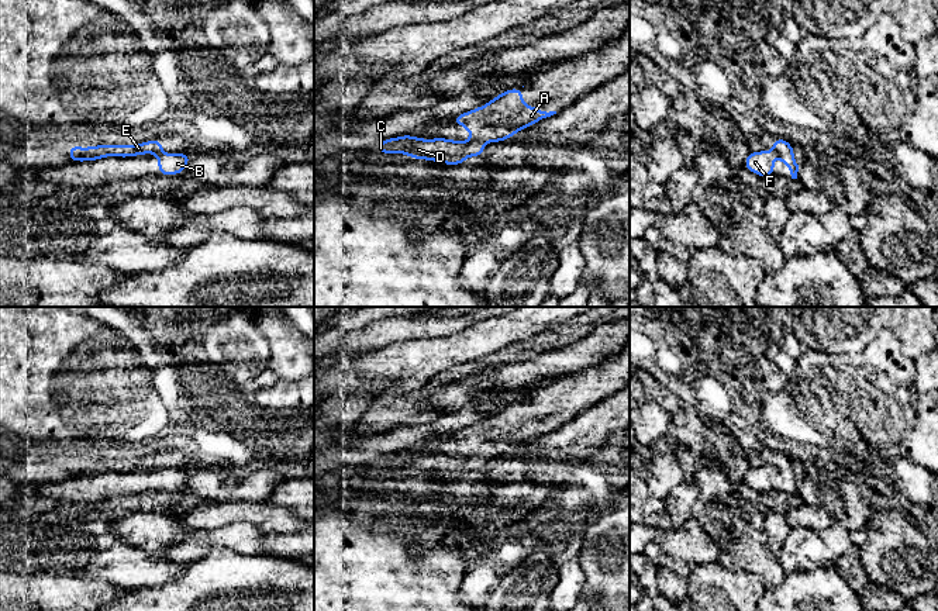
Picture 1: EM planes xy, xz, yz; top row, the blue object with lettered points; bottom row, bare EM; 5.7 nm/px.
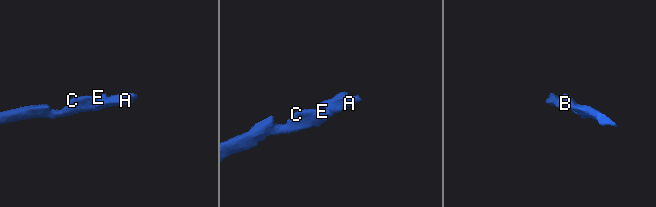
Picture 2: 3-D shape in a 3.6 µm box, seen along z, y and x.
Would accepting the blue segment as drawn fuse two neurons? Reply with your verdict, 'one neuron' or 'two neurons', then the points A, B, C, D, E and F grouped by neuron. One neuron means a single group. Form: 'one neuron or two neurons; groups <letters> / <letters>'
one neuron; groups A B C D E F

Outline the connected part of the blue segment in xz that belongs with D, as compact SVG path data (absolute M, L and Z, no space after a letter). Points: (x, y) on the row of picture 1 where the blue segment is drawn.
M521 89L506 90L484 106L452 118L454 125L463 125L470 132L470 141L401 135L383 139L375 151L389 155L407 153L413 159L445 165L463 165L469 156L483 156L484 142L507 141L515 132L556 114L556 111L538 110L535 106L528 107L523 100Z

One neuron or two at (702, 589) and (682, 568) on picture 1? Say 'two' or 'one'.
two

